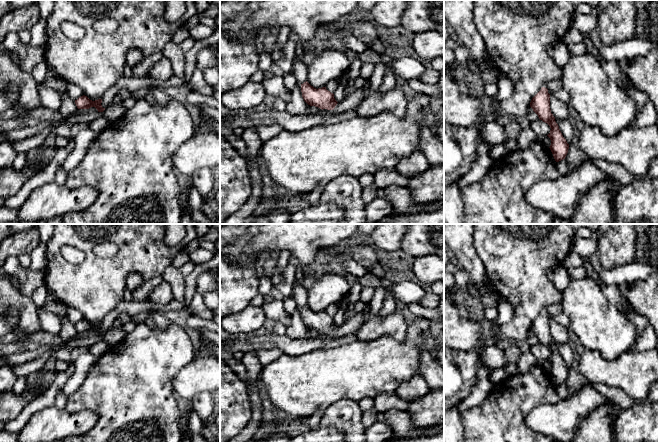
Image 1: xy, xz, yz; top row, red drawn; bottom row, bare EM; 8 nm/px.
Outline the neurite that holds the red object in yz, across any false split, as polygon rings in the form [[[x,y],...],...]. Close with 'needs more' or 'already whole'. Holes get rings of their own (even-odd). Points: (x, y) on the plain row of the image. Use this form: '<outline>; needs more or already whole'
[[[542,311],[541,314],[532,322],[530,331],[538,339],[539,343],[547,347],[551,354],[547,359],[551,364],[550,374],[556,386],[565,383],[569,368],[563,361],[558,348],[555,345],[555,341],[551,337],[550,333],[550,318],[548,313]]]; already whole

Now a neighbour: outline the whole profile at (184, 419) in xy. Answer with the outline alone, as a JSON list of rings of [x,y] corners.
[[[191,408],[188,412],[184,413],[180,417],[179,426],[180,426],[180,430],[182,431],[182,434],[186,428],[189,428],[189,419],[193,414],[194,414],[194,410]]]

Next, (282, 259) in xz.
[[[288,251],[280,252],[276,256],[276,266],[280,271],[283,271],[284,268],[287,266],[289,261],[291,260],[291,254]]]

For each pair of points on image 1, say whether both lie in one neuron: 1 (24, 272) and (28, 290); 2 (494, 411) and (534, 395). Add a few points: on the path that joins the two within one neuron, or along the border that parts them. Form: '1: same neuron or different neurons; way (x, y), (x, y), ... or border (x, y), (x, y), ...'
1: same neuron; way (25, 276), (28, 280), (28, 286)
2: same neuron; way (504, 407), (514, 397), (524, 395)

